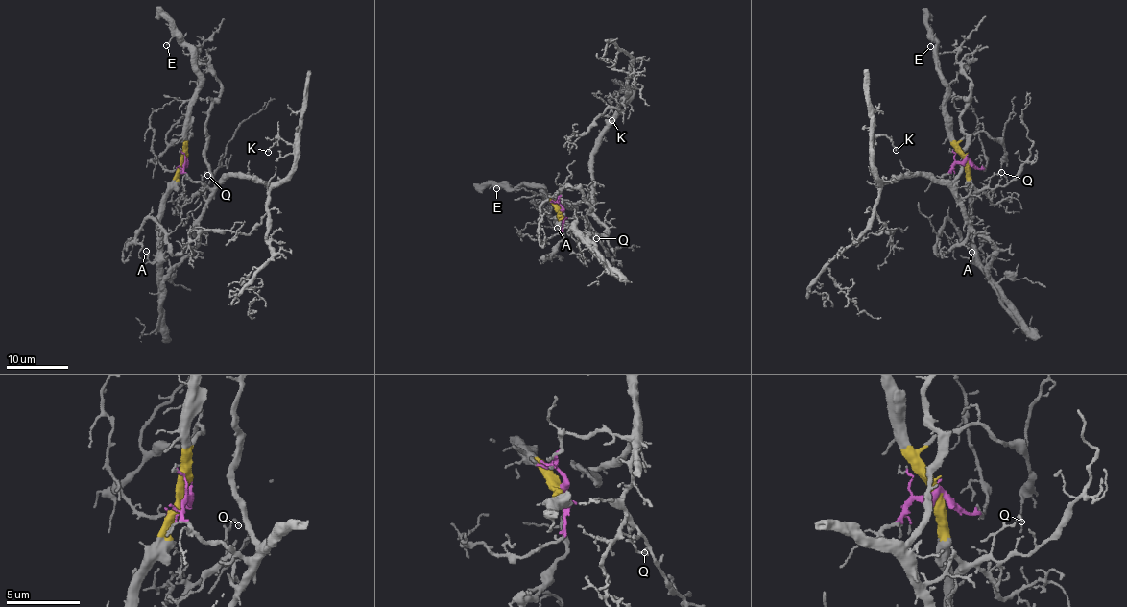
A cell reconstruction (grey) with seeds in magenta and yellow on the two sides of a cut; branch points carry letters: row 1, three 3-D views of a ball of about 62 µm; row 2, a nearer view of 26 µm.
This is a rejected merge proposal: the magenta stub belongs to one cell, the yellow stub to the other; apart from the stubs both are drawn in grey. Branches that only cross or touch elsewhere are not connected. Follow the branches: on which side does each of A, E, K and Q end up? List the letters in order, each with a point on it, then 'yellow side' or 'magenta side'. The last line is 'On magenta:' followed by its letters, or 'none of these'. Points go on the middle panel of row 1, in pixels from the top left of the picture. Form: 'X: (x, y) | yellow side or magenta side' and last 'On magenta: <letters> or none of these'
A: (557, 228) | yellow side
E: (496, 188) | yellow side
K: (611, 120) | magenta side
Q: (596, 238) | magenta side
On magenta: K, Q

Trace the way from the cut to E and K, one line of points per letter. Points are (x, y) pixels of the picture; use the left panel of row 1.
E: (185, 160), (191, 96), (199, 85), (195, 56), (175, 36), (166, 44)
K: (185, 160), (186, 175), (211, 187), (229, 176), (278, 182), (292, 170), (294, 148), (276, 135), (268, 152)

